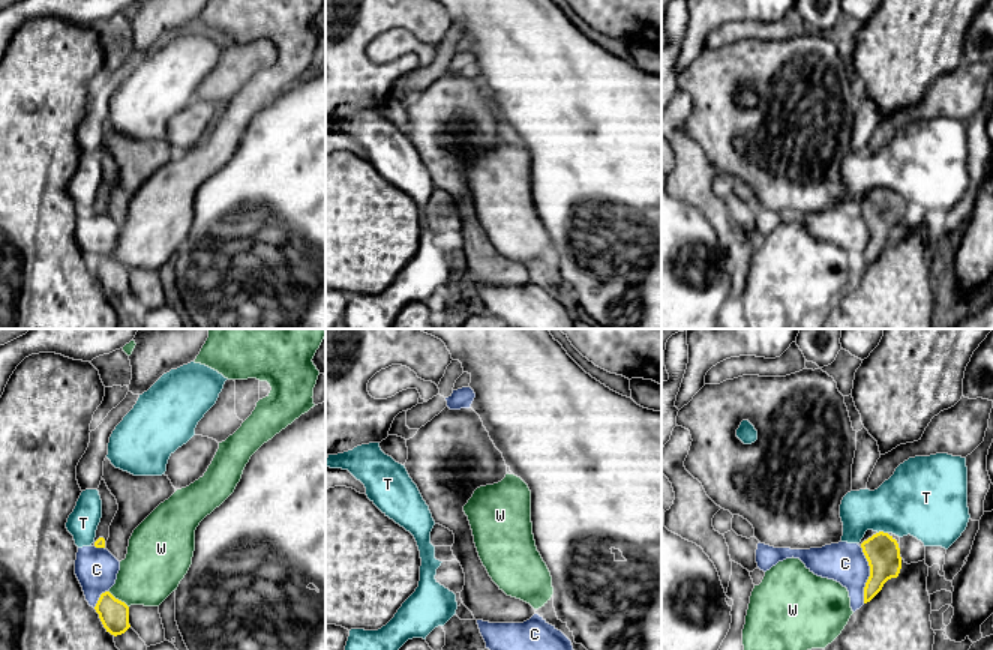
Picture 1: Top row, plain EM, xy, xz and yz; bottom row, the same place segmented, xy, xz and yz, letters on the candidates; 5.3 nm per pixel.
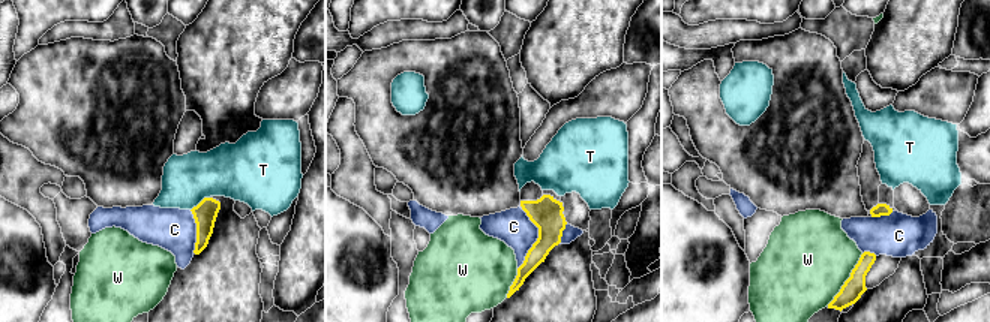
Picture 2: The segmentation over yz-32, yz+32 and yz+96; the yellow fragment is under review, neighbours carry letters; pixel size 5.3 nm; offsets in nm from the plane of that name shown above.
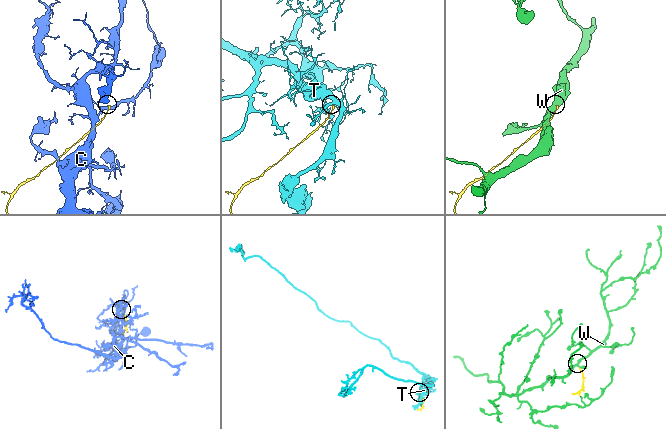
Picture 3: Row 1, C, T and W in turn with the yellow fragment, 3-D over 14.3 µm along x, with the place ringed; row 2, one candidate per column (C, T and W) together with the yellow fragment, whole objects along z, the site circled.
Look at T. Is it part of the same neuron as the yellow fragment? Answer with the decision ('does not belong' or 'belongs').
does not belong

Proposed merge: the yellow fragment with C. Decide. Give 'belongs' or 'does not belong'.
does not belong

